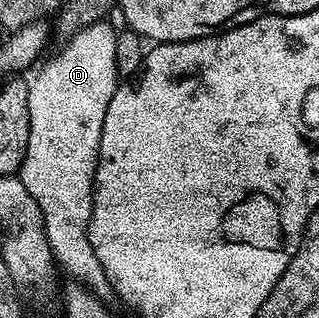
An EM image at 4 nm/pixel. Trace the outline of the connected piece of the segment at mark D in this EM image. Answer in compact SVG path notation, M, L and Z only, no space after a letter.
M107 20L89 24L68 37L62 44L63 51L52 62L42 63L43 71L29 82L29 144L25 152L23 167L17 177L29 188L29 196L37 200L37 208L43 213L45 236L49 240L49 248L53 252L56 263L71 273L76 282L82 282L92 294L107 300L113 291L105 272L101 268L101 260L93 252L93 244L89 244L89 220L91 219L91 196L95 188L95 166L99 162L99 141L101 128L105 124L105 112L109 108L109 100L113 100L113 92L120 81L118 68L115 66L117 30Z

